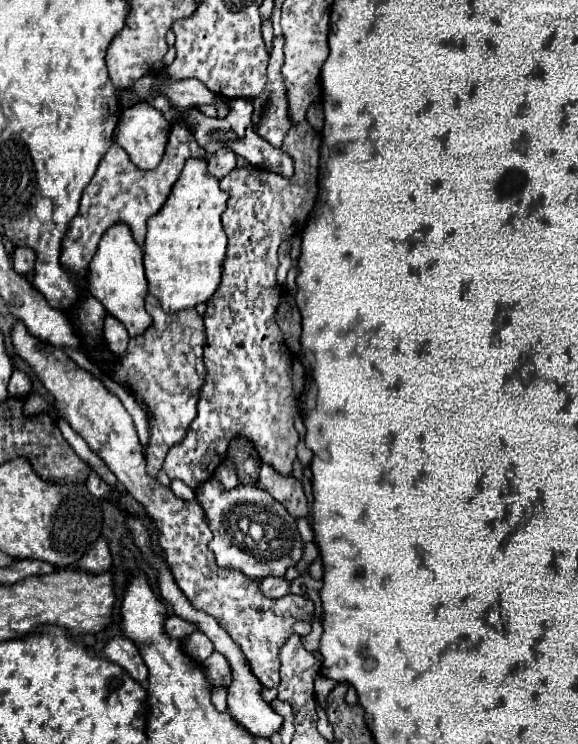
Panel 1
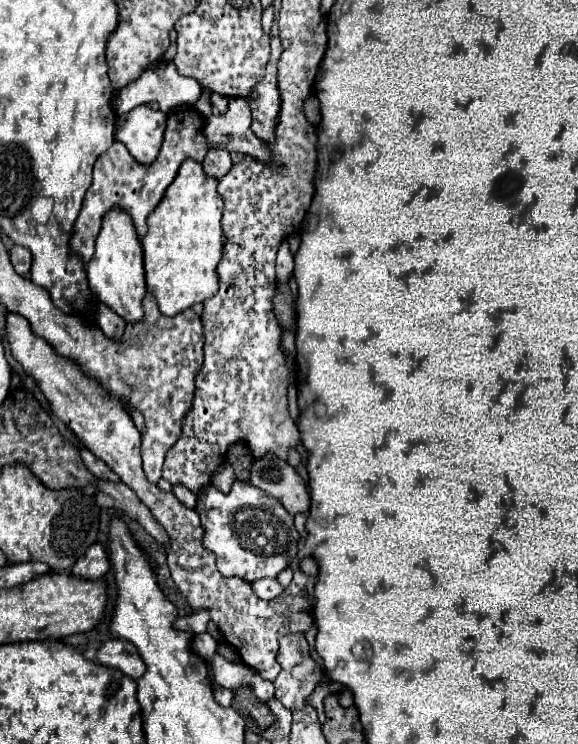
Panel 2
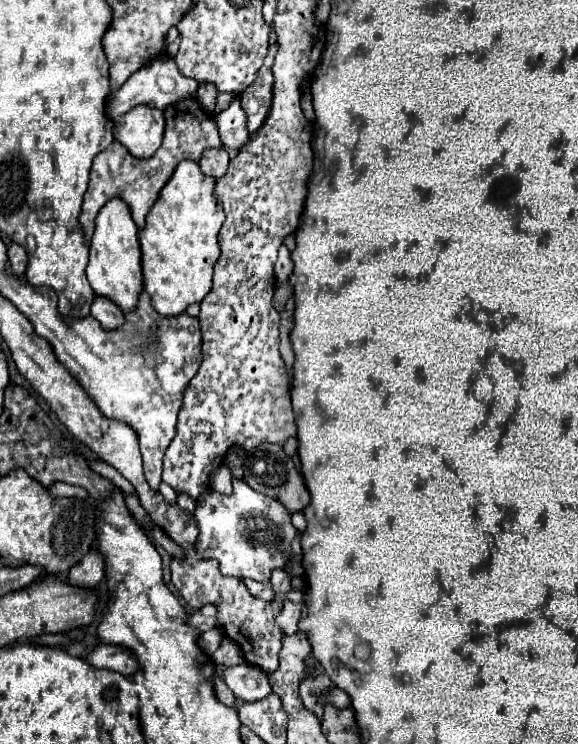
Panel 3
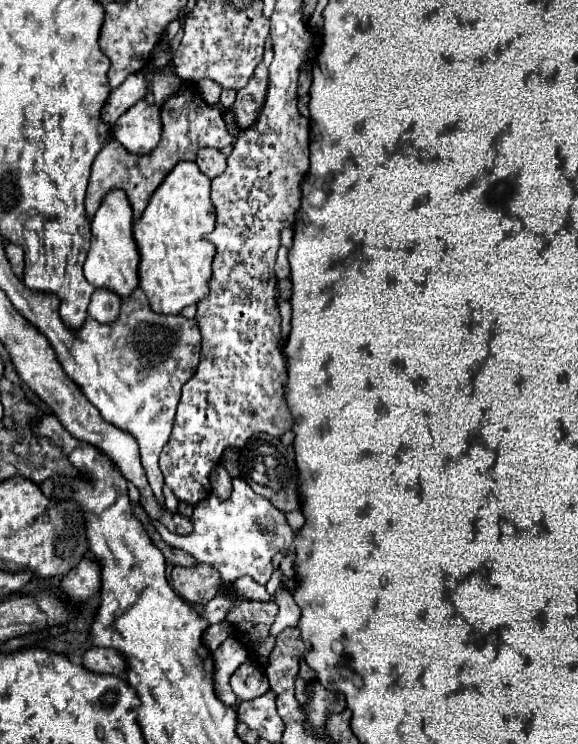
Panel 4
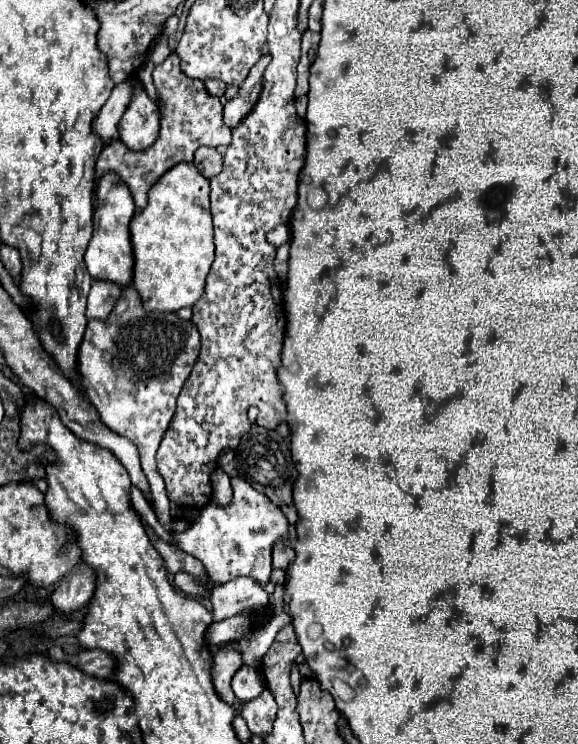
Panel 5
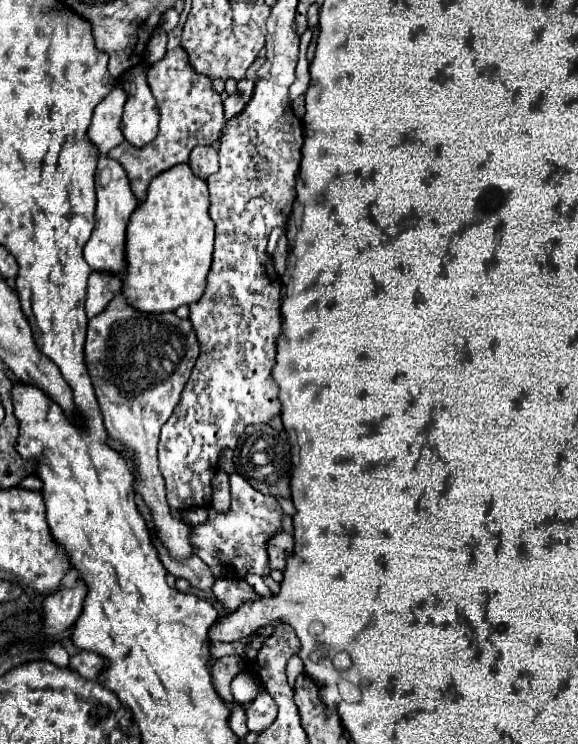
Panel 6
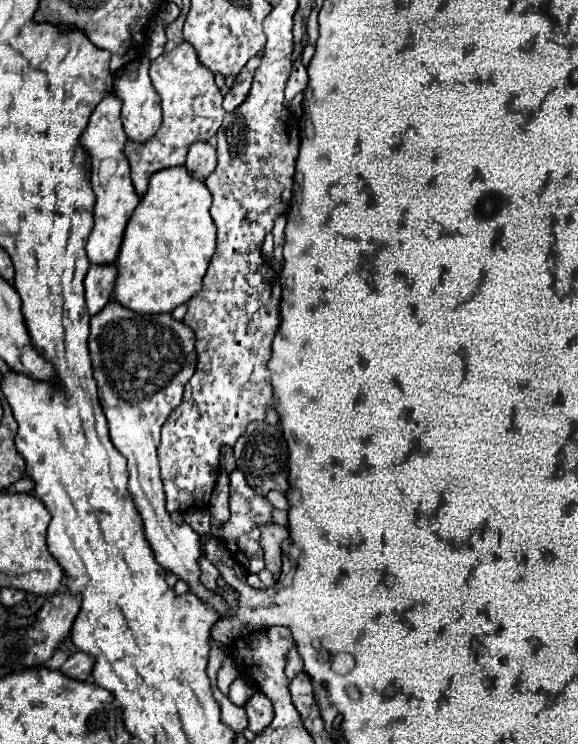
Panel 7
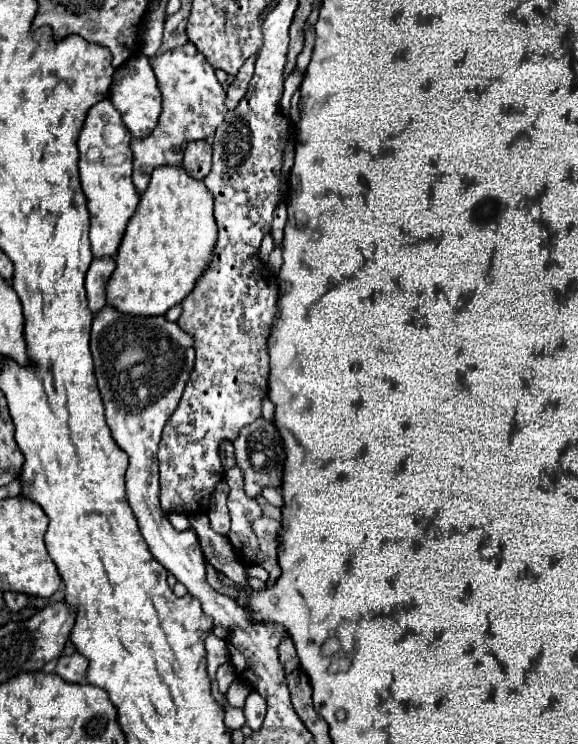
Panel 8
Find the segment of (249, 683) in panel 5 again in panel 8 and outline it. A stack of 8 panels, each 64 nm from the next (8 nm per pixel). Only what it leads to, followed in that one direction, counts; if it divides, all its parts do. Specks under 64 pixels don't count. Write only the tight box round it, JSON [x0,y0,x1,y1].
[226,680,252,708]

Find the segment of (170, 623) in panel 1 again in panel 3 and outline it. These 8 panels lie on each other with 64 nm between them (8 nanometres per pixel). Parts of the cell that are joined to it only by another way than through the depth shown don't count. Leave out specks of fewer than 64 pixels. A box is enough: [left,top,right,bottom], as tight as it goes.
[188,604,218,632]

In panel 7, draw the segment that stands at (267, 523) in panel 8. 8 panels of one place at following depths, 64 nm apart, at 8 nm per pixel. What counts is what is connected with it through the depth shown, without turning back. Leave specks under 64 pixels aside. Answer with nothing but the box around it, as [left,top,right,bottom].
[260,522,288,574]

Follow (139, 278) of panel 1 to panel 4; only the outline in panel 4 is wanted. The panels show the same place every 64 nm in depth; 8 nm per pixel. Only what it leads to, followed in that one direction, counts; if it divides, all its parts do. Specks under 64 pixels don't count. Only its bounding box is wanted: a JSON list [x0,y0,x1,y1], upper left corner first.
[84,188,138,296]

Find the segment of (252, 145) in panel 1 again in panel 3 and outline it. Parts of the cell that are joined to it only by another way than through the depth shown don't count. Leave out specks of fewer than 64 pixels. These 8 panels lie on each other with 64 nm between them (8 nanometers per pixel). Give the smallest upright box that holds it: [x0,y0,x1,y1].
[216,98,248,148]

